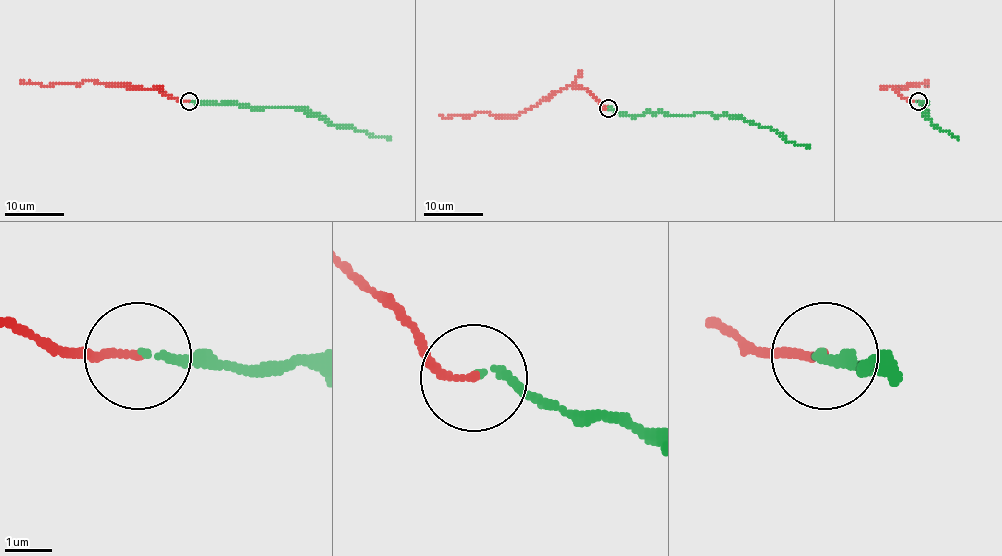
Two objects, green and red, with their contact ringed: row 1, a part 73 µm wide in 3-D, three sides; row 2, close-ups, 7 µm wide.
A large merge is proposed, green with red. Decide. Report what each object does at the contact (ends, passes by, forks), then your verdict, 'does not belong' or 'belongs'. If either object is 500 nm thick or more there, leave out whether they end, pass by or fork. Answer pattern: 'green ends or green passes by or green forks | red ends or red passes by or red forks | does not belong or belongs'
green ends | red ends | belongs

